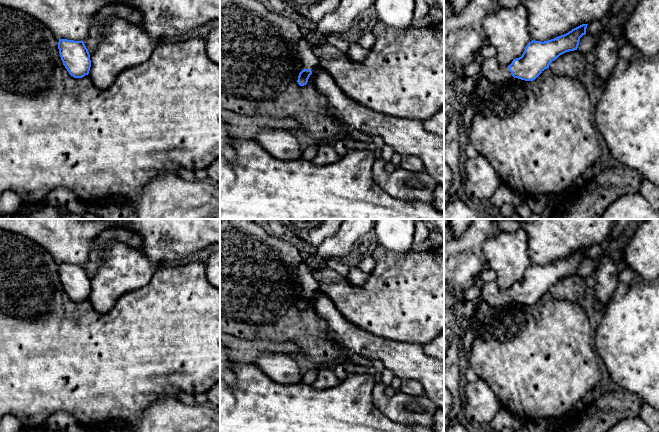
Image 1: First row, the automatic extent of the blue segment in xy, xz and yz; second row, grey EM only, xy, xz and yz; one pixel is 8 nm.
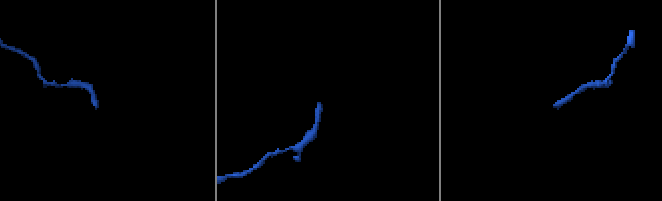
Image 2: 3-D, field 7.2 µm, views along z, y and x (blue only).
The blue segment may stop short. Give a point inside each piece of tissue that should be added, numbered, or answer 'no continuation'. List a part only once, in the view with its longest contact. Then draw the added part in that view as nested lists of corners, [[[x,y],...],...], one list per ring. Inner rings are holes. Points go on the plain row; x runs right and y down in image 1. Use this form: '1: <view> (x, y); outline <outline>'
1: yz (490, 292); outline [[[496,282],[483,283],[481,298],[494,307],[505,307],[513,302],[508,290],[499,289]]]

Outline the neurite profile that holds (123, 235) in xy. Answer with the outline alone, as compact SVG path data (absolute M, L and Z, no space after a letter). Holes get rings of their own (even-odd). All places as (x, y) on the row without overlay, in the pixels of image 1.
M109 228L102 231L94 241L97 259L89 261L85 265L85 270L89 277L93 276L99 267L99 261L103 257L101 250L104 247L107 247L111 242L122 242L136 249L142 248L142 238L139 236L139 234L133 231L125 228Z

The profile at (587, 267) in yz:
M585 258L580 262L577 274L586 278L596 273L597 266L598 261Z

